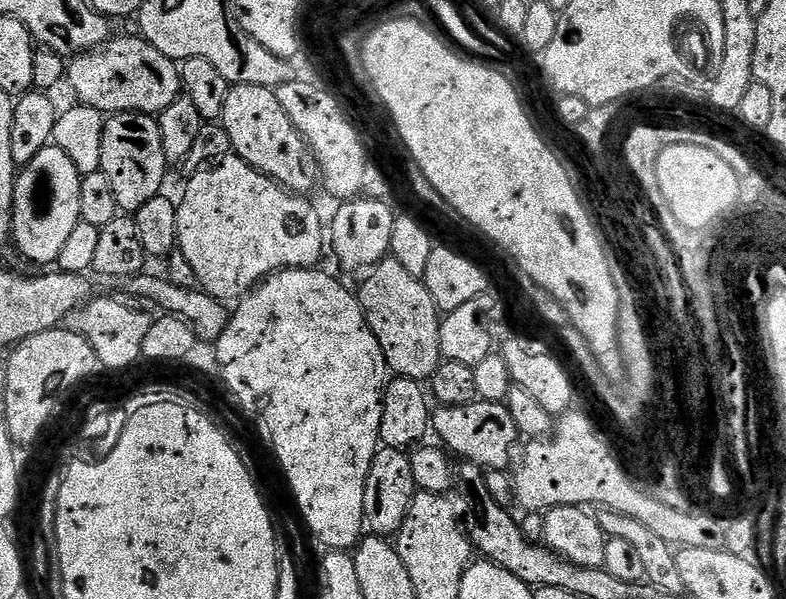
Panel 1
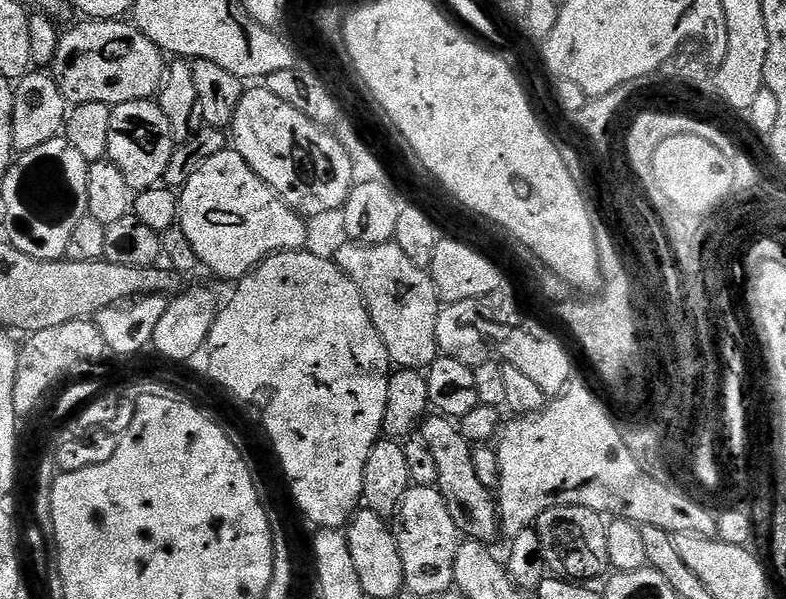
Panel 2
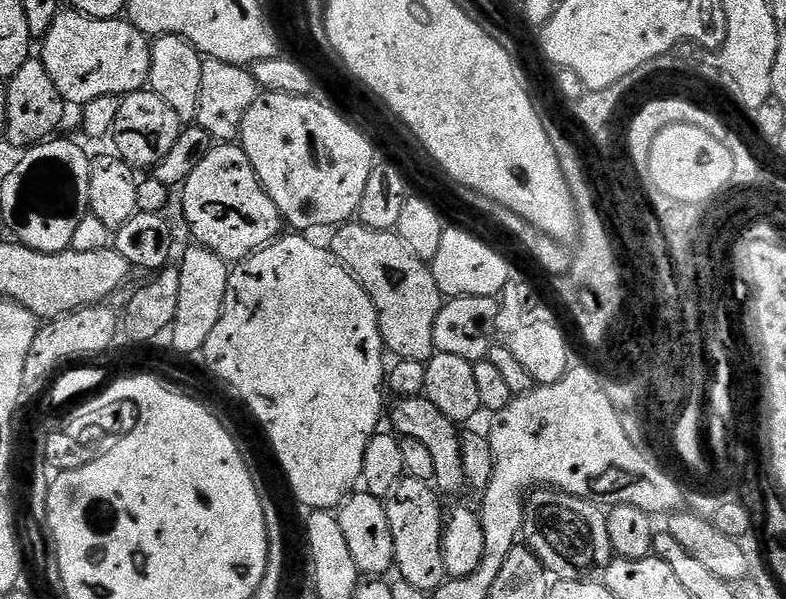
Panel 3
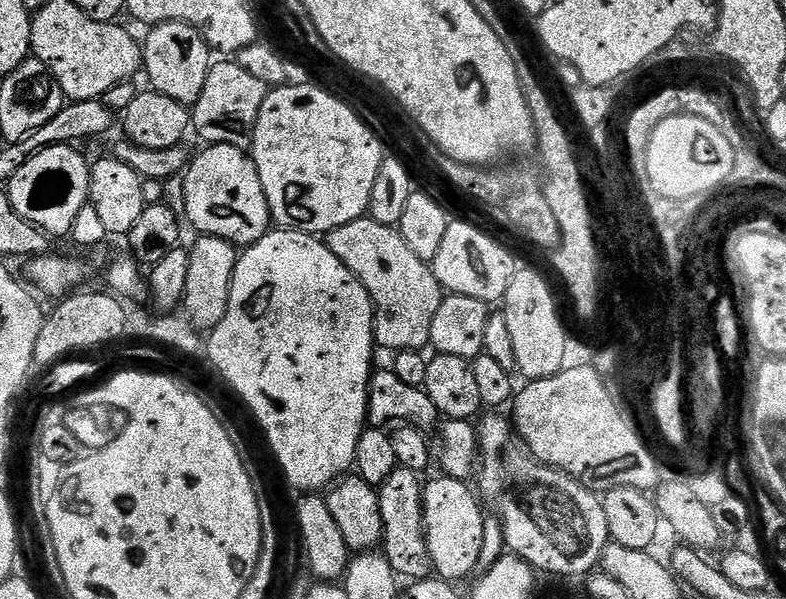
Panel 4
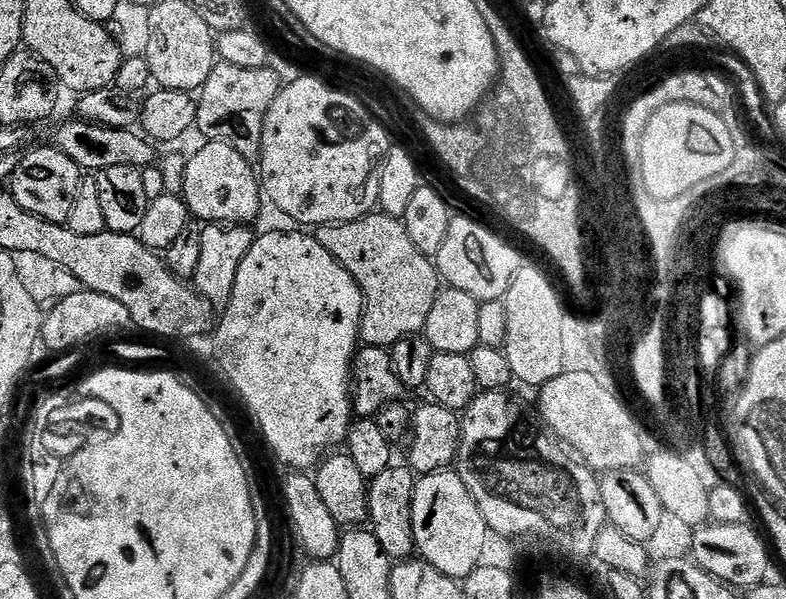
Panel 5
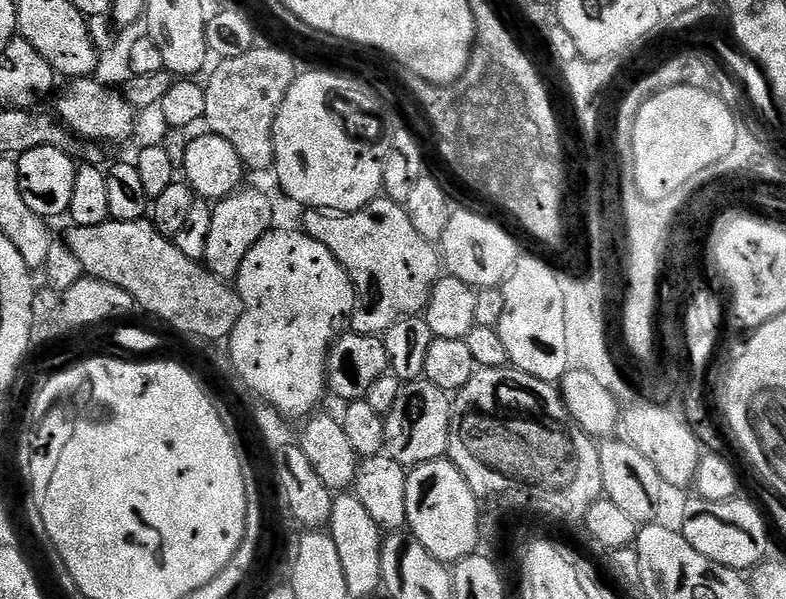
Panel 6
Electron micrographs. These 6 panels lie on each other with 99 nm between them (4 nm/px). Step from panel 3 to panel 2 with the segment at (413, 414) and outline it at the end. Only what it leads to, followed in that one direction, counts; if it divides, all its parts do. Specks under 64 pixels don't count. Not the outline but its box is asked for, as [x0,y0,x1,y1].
[419,414,501,545]

